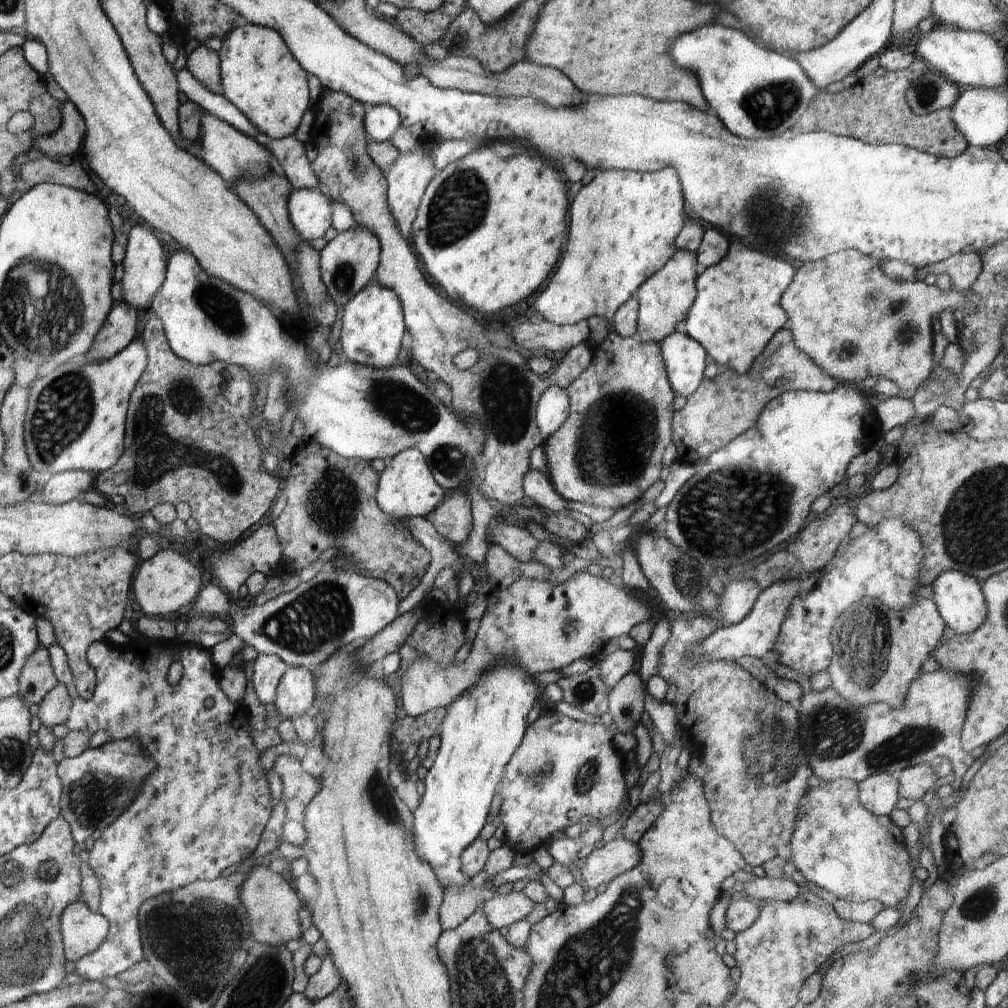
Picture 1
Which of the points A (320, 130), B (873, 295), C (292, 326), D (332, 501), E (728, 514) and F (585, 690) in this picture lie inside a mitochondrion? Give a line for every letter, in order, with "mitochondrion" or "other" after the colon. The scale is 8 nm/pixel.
A: other
B: mitochondrion
C: other
D: mitochondrion
E: mitochondrion
F: mitochondrion

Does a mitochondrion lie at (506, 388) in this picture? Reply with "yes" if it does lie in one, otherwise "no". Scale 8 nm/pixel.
yes

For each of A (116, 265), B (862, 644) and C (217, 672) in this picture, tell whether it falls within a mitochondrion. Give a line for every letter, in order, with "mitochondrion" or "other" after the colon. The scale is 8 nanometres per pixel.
A: other
B: mitochondrion
C: other

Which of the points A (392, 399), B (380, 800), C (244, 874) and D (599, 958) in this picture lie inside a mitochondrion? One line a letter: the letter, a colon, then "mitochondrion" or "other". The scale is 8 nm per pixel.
A: mitochondrion
B: mitochondrion
C: other
D: mitochondrion

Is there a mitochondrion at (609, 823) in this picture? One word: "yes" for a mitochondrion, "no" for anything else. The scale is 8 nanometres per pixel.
no

